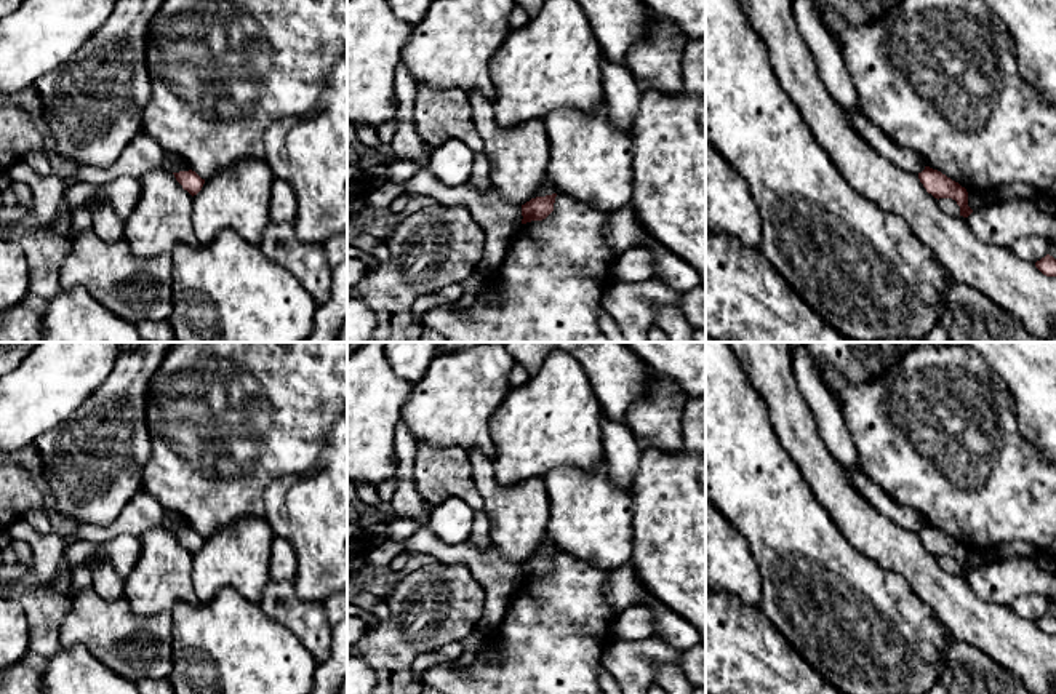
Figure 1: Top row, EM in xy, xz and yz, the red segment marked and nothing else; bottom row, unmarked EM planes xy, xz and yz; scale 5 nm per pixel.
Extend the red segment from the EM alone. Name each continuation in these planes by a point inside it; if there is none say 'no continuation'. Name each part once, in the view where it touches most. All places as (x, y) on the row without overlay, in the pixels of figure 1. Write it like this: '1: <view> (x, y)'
no continuation

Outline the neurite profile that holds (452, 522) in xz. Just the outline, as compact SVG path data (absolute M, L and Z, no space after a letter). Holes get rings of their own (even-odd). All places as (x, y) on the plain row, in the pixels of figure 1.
M448 497L437 507L432 507L426 528L442 542L458 545L469 540L475 513L461 497Z

